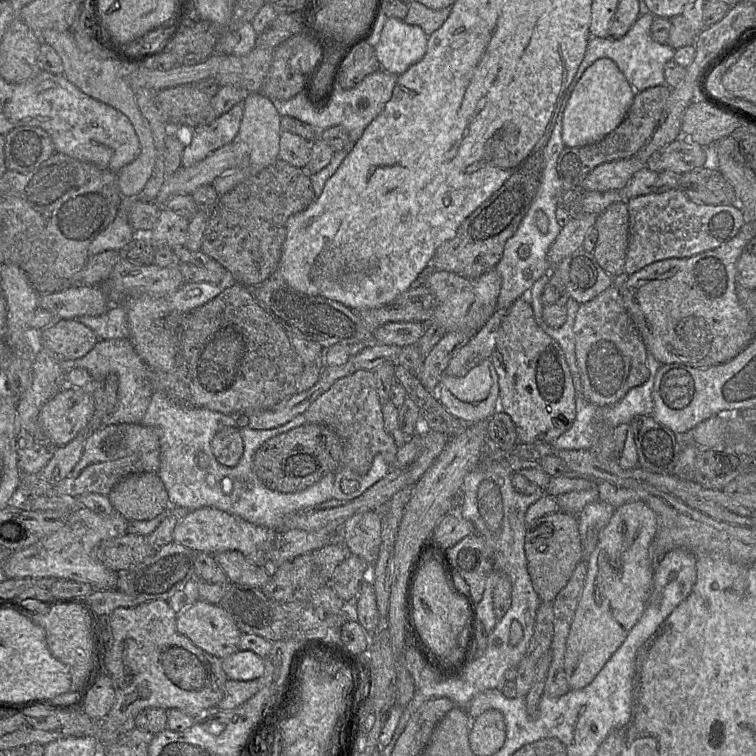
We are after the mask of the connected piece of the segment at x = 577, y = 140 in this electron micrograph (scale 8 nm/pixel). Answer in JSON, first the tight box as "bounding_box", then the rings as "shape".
{"bounding_box":[562,60,635,146],"shape":[[[596,60],[582,75],[564,111],[562,139],[565,146],[585,146],[604,139],[622,123],[635,96],[635,90],[613,60]]]}

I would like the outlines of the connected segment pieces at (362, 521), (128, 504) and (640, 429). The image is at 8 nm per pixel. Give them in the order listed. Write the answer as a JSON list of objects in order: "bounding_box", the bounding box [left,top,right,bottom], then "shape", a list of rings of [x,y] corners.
[{"bounding_box":[343,511,381,566],"shape":[[[374,511],[352,515],[343,523],[343,544],[349,554],[354,554],[371,566],[378,558],[381,544],[381,517]]]},{"bounding_box":[107,473,171,521],"shape":[[[157,473],[129,475],[107,497],[114,510],[128,521],[151,520],[171,507]]]},{"bounding_box":[630,415,680,474],"shape":[[[638,415],[630,423],[638,454],[638,466],[656,474],[672,474],[680,453],[676,434],[668,427],[656,422],[651,415]]]}]

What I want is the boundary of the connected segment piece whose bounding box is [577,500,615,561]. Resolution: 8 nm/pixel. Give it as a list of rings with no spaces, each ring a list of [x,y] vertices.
[[[604,501],[588,503],[577,515],[581,537],[583,559],[588,558],[596,548],[600,535],[608,525],[615,508]]]

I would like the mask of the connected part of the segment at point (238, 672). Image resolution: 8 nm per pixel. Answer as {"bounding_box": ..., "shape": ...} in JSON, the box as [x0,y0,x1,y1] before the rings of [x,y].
{"bounding_box":[221,651,265,681],"shape":[[[241,651],[221,659],[222,668],[230,680],[249,681],[259,679],[265,669],[264,659],[251,651]]]}

